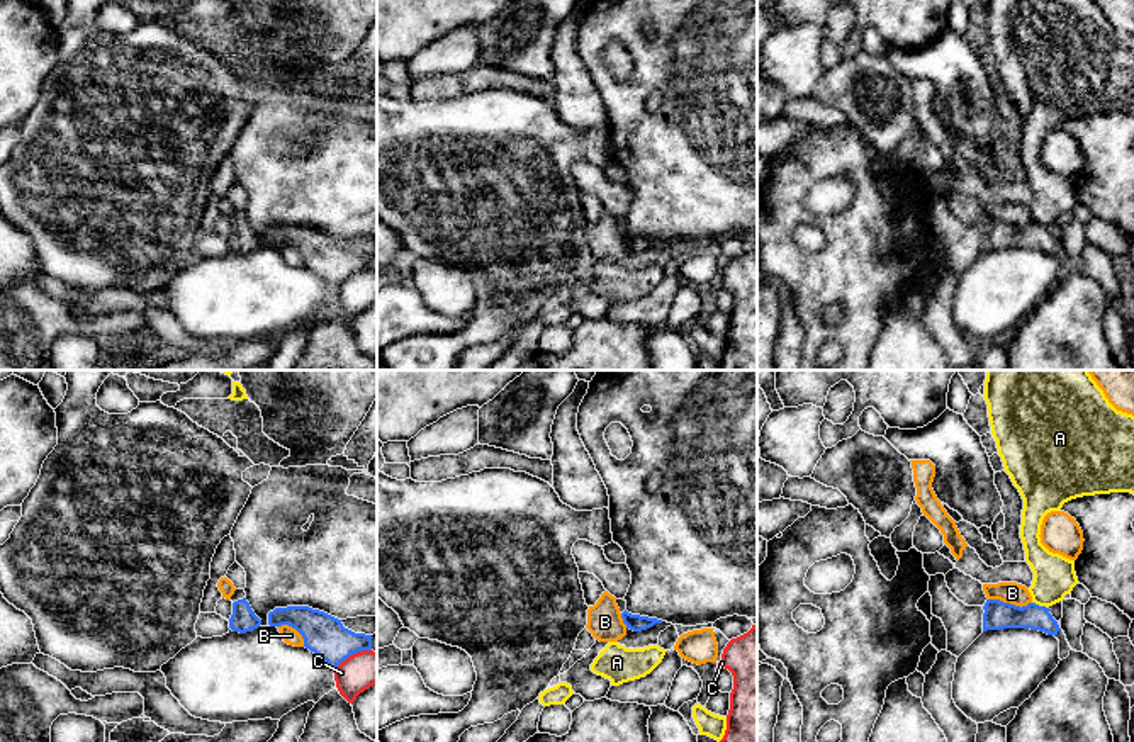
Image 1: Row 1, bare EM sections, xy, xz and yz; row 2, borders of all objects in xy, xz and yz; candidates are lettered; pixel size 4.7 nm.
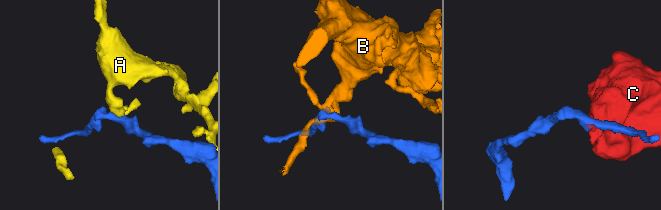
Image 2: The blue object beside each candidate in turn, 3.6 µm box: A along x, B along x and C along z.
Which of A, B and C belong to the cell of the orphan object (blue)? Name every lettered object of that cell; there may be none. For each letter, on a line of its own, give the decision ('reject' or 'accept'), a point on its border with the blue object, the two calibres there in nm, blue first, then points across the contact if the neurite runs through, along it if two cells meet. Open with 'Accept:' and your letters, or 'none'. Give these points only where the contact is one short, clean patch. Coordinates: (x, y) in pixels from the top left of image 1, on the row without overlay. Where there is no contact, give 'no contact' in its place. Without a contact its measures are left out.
Accept: none
A: reject; meets blue in yz at (1041, 226); 140 nm thick on the blue side, 200 nm on the other
B: reject; meets blue in yz at (1009, 223); 140 nm thick on the blue side, 100 nm on the other
C: reject; meets blue in xy at (352, 274); 200 nm thick on the blue side, 170 nm on the other; border along xy (370, 269), (350, 274), (333, 289)

